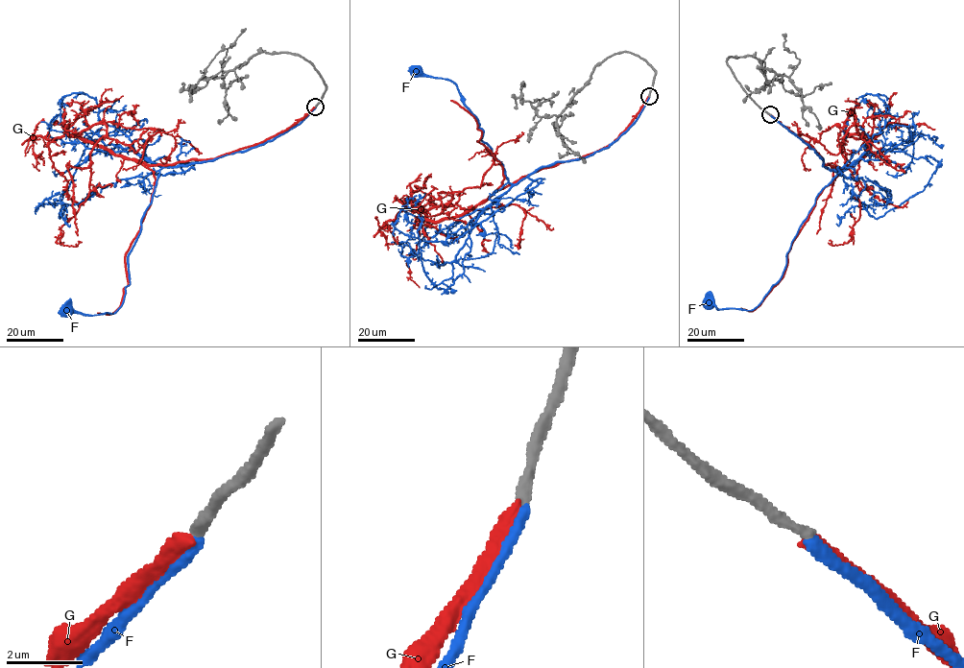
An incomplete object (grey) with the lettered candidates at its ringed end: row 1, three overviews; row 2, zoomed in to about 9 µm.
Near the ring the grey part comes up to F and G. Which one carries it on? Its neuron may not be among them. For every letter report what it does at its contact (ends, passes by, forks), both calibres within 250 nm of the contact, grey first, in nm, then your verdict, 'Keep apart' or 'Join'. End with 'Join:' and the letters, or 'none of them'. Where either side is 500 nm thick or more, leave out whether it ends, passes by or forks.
F: It ends there. Thickness 300 nm (grey) against 320 nm. Join
G: It ends there. Thickness 300 nm (grey) against 360 nm. Keep apart
Join: F

